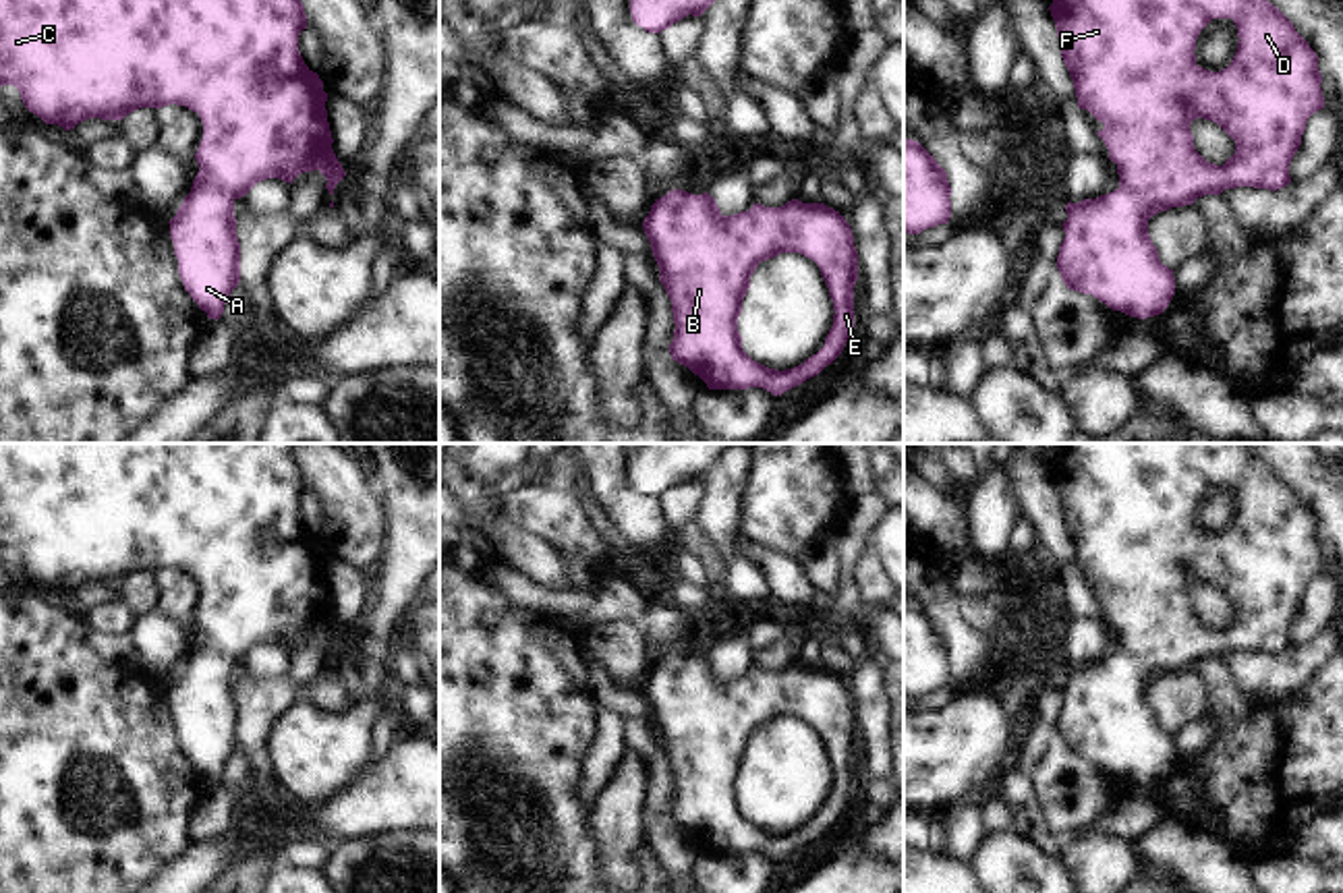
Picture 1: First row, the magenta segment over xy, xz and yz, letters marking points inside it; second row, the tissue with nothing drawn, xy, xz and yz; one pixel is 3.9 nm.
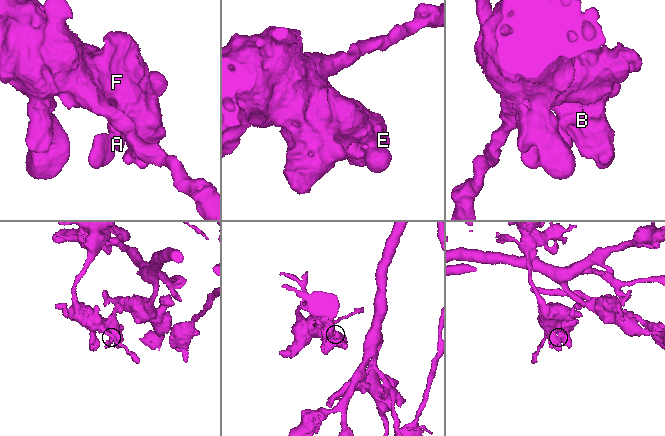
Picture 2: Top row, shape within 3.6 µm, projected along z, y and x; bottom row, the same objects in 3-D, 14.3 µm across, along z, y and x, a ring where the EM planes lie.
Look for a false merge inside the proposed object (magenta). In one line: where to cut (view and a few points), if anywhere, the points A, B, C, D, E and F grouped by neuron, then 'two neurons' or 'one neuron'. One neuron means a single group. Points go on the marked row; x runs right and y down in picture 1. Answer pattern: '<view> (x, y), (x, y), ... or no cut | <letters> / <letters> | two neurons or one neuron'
no cut | A B C D E F | one neuron

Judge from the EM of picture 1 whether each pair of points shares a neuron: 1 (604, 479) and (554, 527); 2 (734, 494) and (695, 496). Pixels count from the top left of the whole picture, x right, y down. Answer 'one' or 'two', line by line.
1: two
2: two

